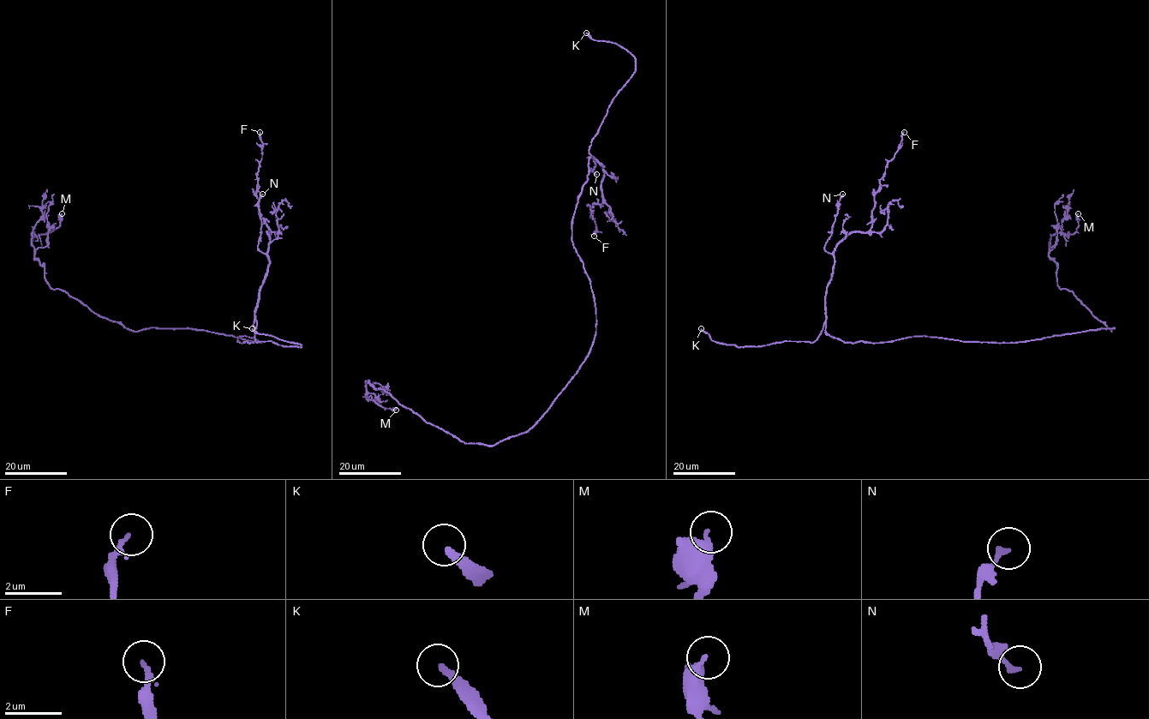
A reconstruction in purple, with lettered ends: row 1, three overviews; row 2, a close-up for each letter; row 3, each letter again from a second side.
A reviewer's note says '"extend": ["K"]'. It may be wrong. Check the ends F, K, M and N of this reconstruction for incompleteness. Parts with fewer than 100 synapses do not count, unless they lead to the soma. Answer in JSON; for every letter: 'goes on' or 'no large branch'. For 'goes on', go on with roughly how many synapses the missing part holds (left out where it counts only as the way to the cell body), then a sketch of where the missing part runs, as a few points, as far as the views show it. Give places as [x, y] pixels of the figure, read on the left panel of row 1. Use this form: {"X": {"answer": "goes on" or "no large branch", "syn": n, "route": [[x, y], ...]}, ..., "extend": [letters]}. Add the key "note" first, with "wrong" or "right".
{"note": "right", "F": {"answer": "no large branch"}, "K": {"answer": "goes on", "route": [[252, 328], [229, 304], [216, 297]]}, "M": {"answer": "no large branch"}, "N": {"answer": "no large branch"}, "extend": ["K"]}

